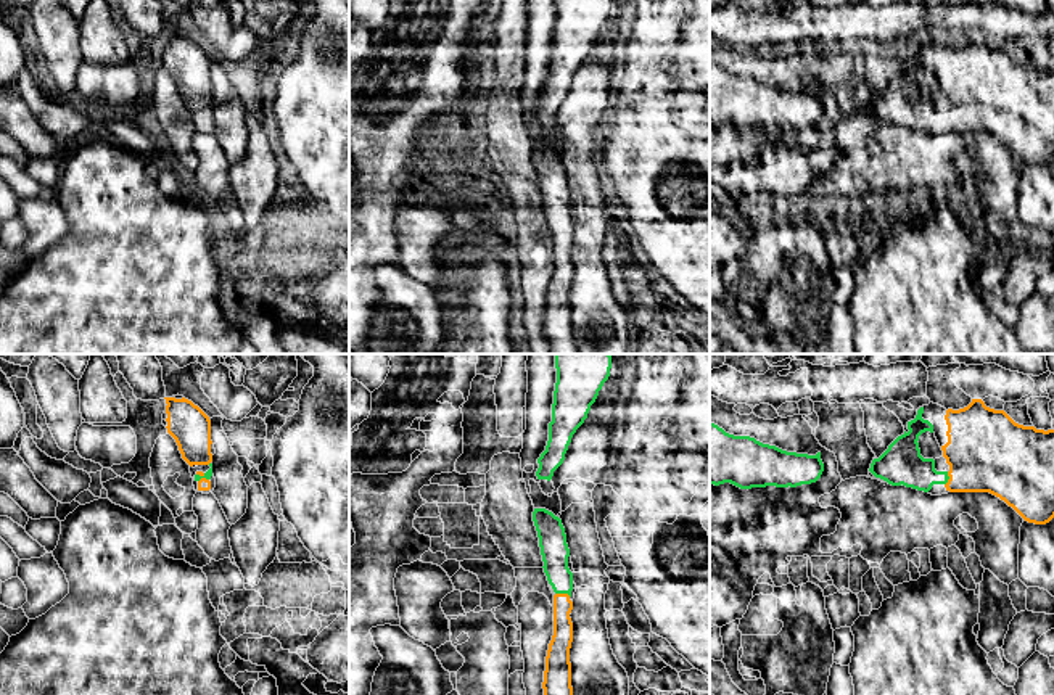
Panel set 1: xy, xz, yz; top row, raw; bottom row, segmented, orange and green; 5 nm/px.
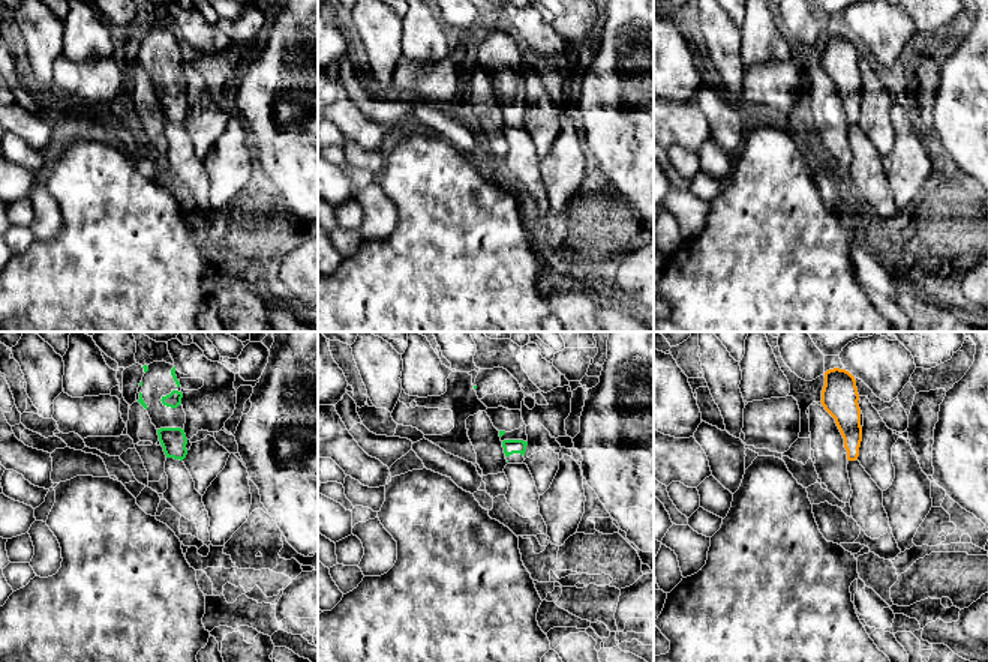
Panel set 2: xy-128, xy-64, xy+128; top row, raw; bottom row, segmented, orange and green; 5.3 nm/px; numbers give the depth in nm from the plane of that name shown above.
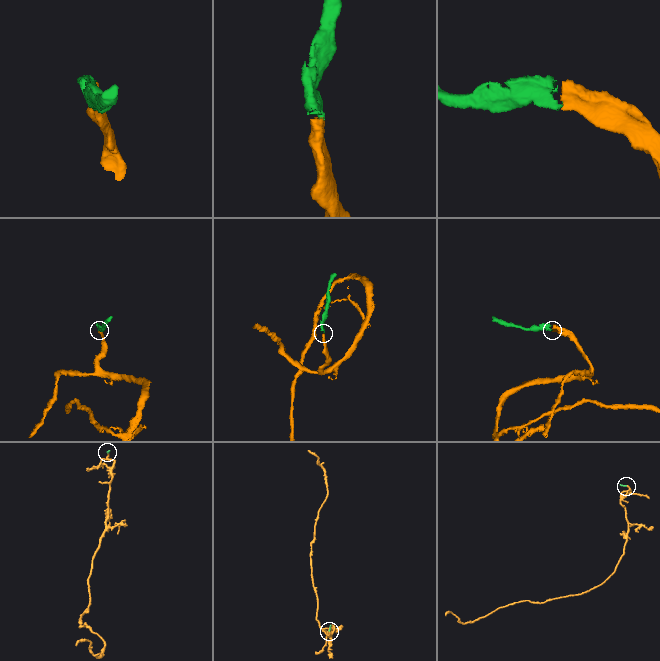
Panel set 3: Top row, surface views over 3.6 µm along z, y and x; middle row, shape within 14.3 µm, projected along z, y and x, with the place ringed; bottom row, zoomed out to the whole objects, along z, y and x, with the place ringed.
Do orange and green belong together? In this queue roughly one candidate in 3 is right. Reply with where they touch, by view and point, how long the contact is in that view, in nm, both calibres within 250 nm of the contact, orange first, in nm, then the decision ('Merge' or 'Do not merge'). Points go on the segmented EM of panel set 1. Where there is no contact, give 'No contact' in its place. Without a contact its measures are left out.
Touches orange at xz (564, 594). Shared border 80 nm. Thickness 110 nm (orange) against 140 nm. Merge

